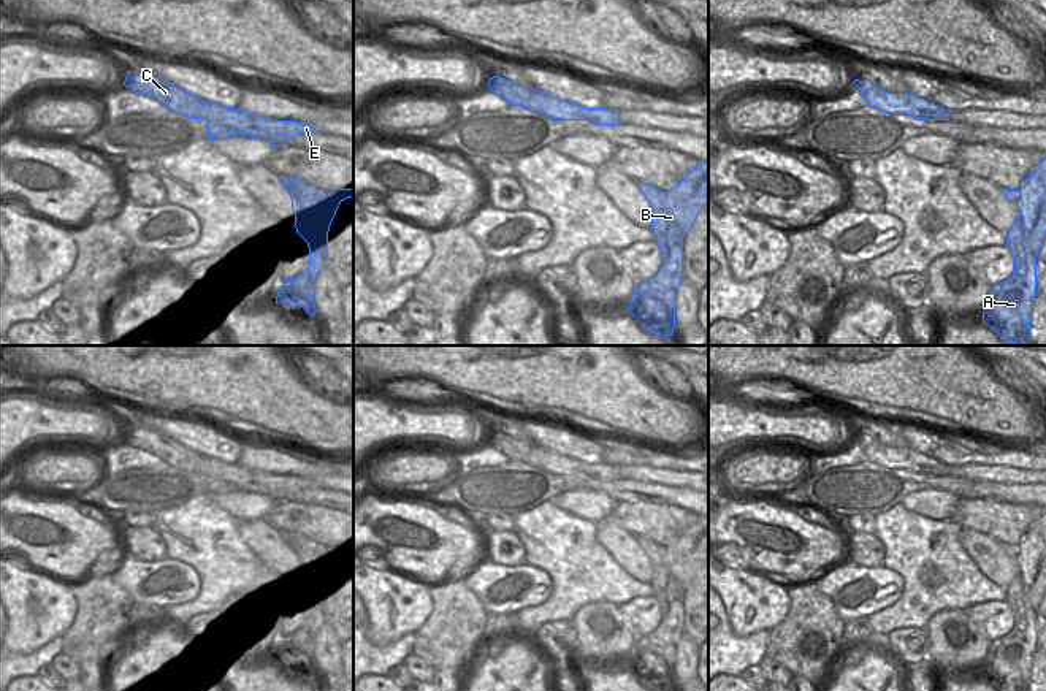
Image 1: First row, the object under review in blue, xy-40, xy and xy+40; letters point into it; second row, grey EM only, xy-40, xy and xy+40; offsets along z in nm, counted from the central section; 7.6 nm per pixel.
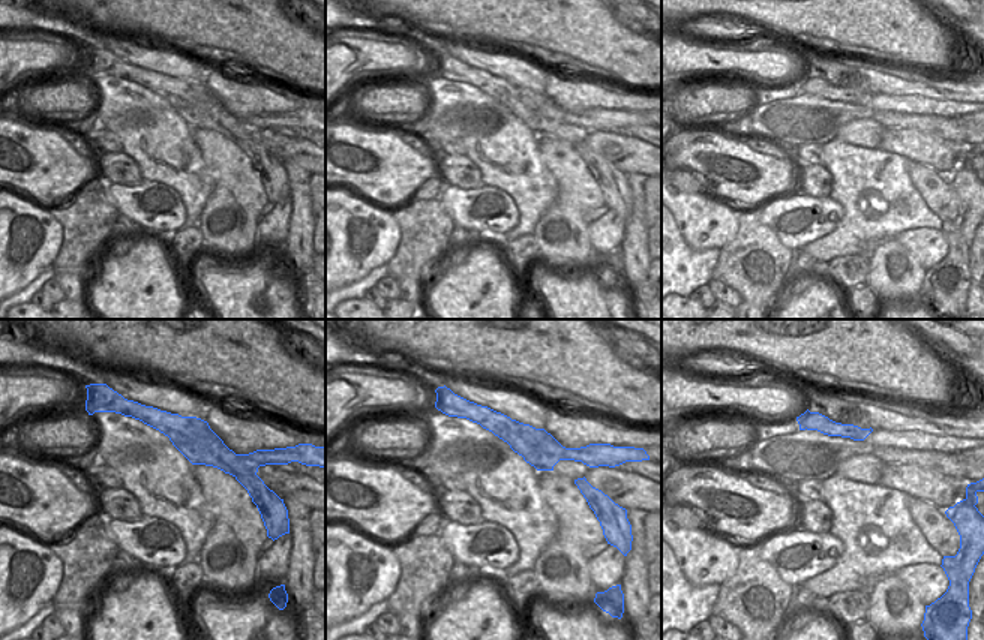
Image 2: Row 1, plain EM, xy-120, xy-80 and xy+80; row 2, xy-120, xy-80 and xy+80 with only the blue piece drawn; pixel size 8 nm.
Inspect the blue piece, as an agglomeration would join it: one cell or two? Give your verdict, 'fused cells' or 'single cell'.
fused cells

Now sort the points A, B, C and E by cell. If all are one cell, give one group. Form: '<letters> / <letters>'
A B C / E

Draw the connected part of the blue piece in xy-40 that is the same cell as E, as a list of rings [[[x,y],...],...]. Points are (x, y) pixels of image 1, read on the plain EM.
[[[201,456],[201,474],[233,482],[238,490],[266,494],[274,502],[285,501],[295,490],[317,488],[306,477],[268,474],[249,469],[239,463],[225,463],[214,456]]]

